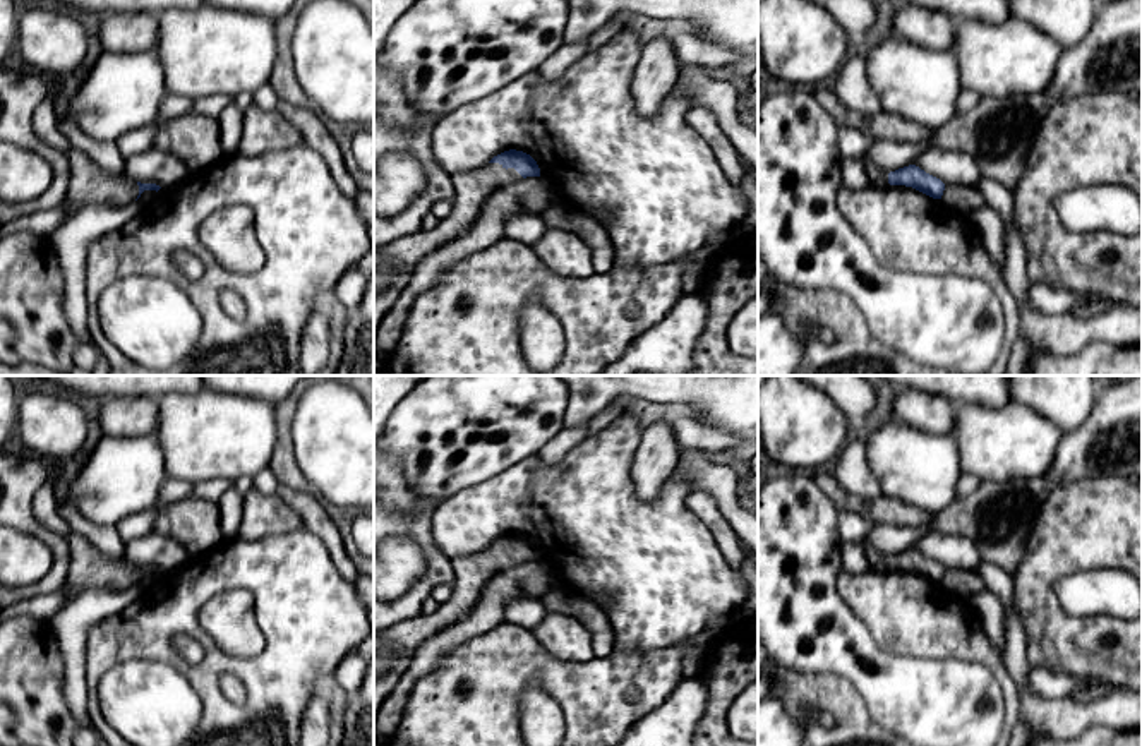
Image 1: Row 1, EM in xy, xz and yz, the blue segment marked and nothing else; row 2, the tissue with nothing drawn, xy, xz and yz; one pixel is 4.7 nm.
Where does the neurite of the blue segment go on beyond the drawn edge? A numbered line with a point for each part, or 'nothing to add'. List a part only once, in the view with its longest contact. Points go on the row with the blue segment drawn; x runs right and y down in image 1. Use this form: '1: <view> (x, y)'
1: xz (472, 189)

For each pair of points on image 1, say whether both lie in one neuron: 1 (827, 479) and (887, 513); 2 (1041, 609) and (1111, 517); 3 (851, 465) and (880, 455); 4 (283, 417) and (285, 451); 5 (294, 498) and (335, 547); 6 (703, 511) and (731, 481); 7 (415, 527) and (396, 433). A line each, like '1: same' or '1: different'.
1: same
2: same
3: different
4: same
5: same
6: different
7: different

